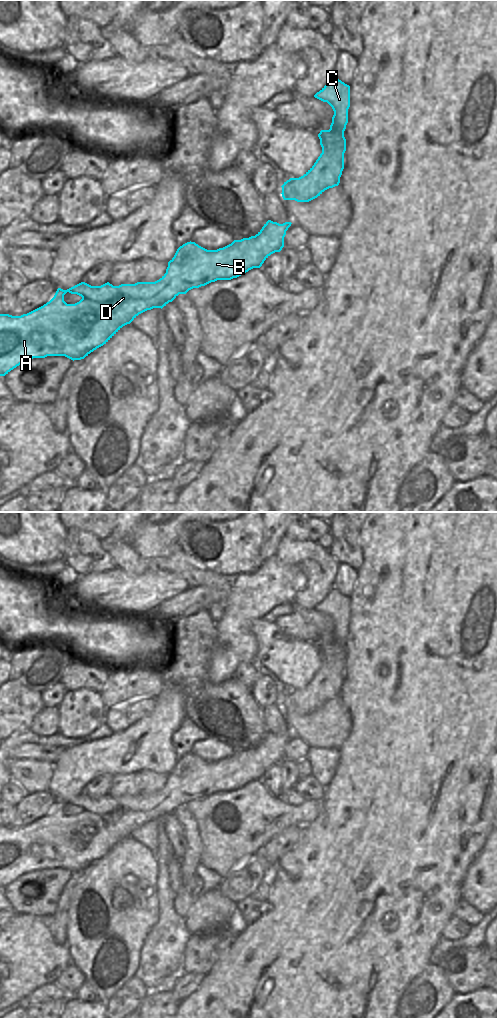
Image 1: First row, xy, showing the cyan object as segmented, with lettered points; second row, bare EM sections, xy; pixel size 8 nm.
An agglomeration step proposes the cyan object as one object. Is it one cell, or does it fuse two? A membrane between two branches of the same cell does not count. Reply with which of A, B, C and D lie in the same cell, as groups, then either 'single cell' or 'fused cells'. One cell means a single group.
A B C D; single cell

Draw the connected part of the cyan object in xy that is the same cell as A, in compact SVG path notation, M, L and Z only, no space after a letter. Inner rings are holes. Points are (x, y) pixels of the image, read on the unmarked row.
M268 732L255 748L234 752L231 756L217 762L207 762L195 754L187 754L177 761L174 769L168 774L166 785L155 794L137 794L119 798L113 798L109 794L101 798L91 798L81 794L67 802L58 800L49 814L27 826L21 828L0 826L0 888L5 888L23 874L33 870L65 868L73 873L84 871L91 864L106 856L123 838L130 836L139 826L153 820L162 821L179 806L186 806L193 800L199 800L217 792L231 792L253 780L260 780L271 766L282 762L286 743L291 736L291 734L279 736ZM67 804L77 806L82 811L75 816L67 816L64 813L64 807Z

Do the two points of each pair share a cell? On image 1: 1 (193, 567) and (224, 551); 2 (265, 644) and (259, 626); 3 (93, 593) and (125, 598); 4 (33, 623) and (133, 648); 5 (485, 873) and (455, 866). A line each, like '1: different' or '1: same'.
1: different
2: same
3: same
4: same
5: different

